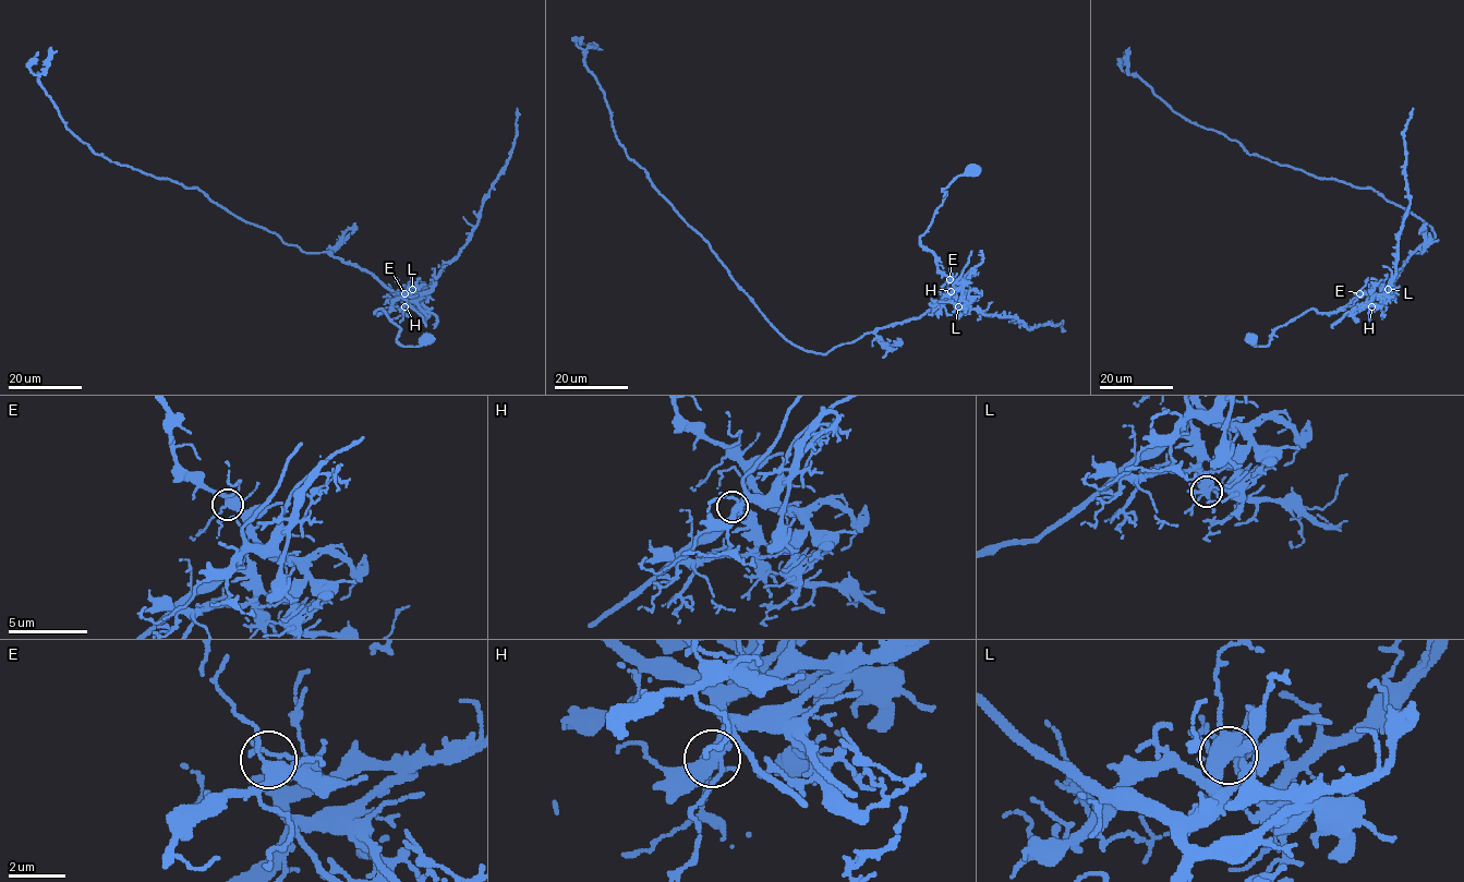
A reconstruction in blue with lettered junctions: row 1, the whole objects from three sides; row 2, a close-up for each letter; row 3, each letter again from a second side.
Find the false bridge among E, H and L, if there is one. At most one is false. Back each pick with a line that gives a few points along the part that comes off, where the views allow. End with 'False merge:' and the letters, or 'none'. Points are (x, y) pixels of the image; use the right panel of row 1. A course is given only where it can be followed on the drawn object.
L: (1387, 288), (1387, 293), (1395, 269), (1398, 234), (1410, 204), (1404, 130), (1413, 108)
False merge: L

